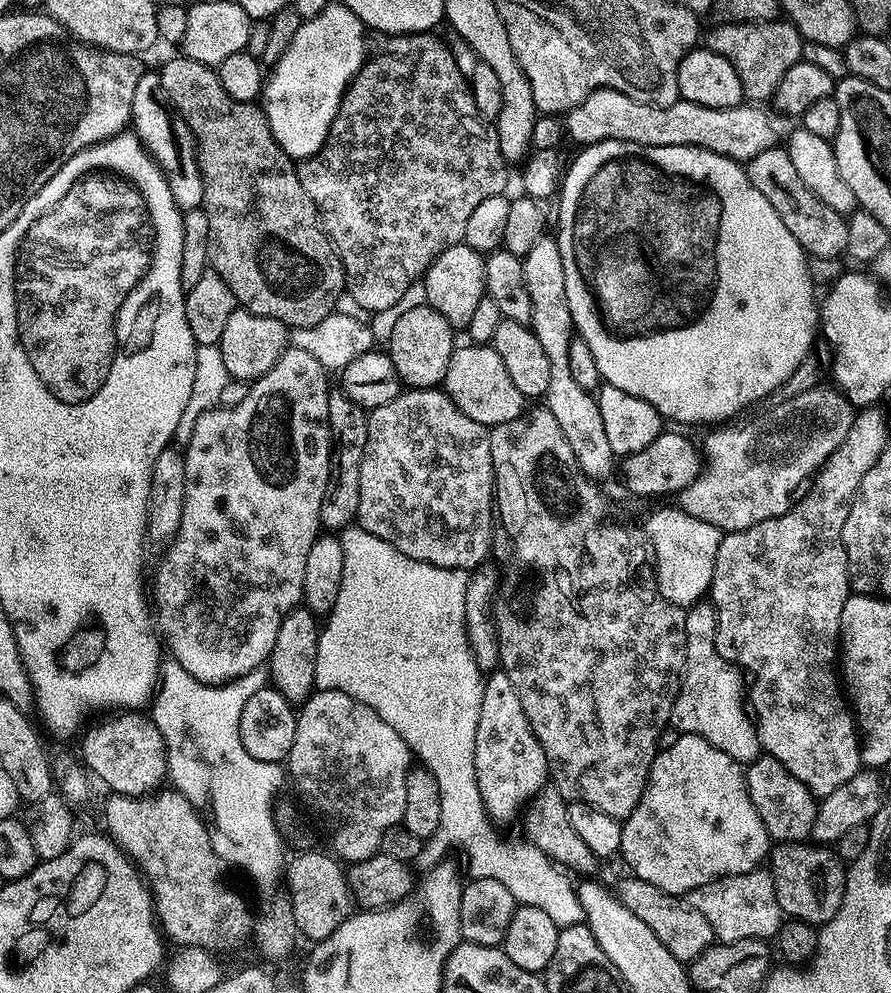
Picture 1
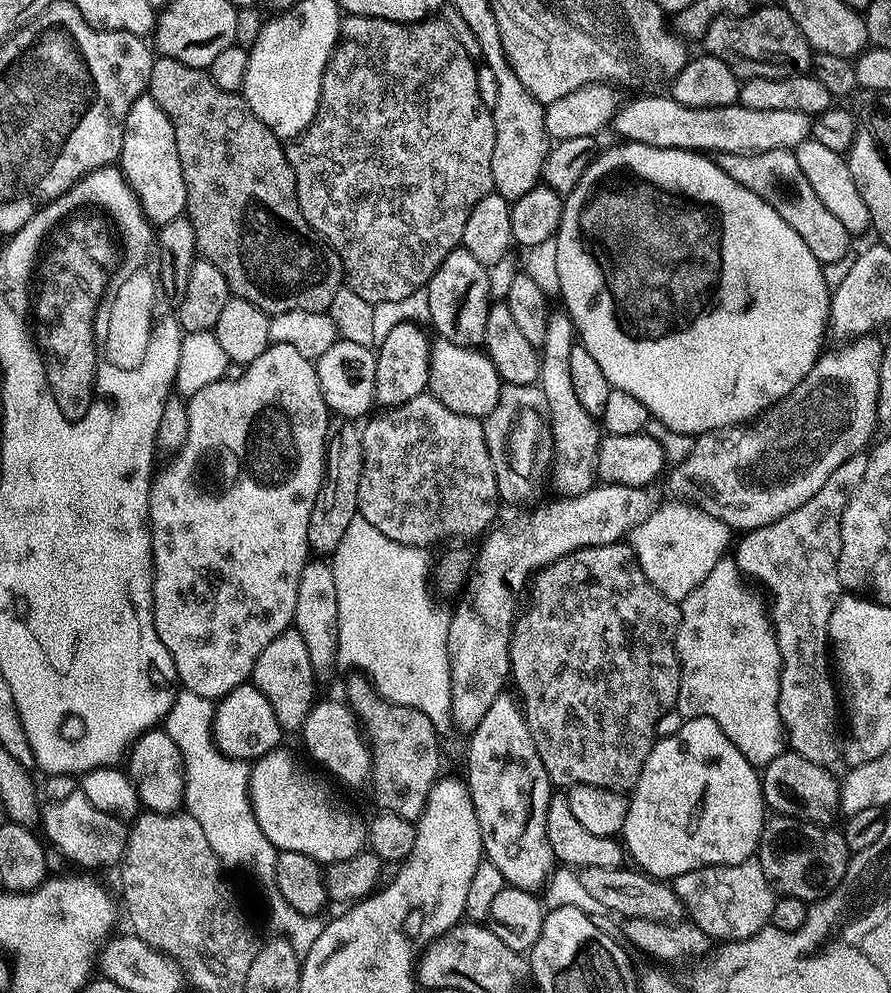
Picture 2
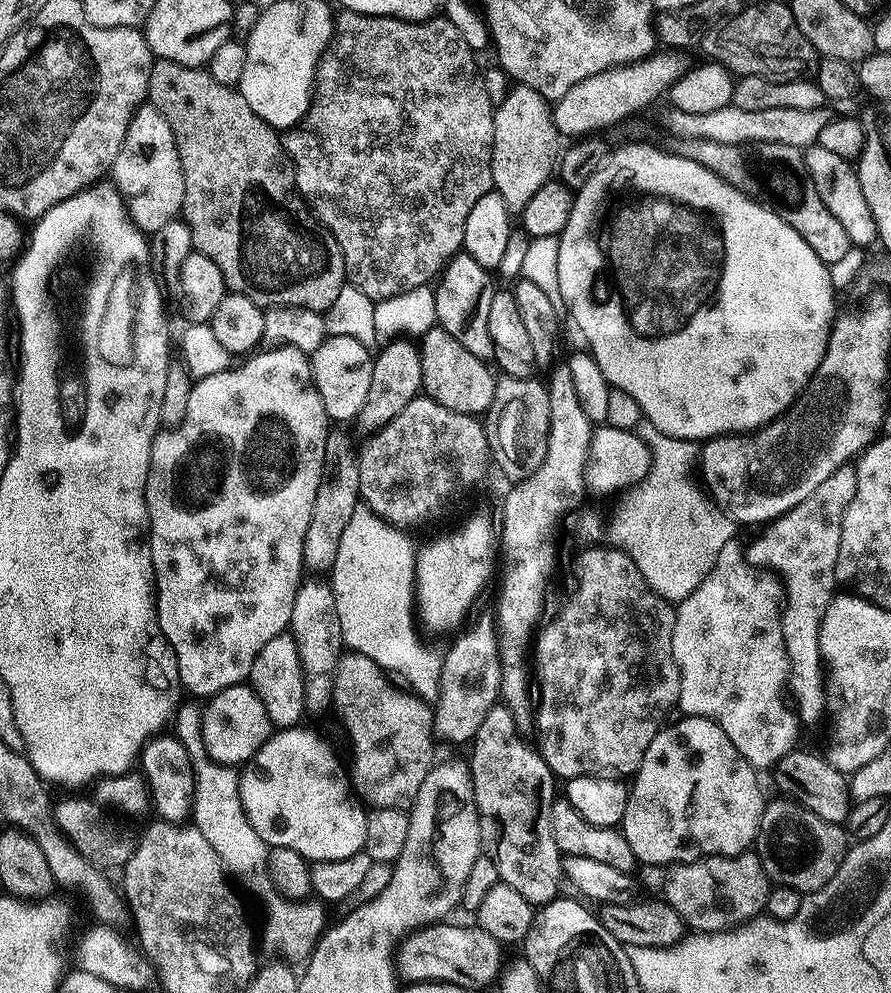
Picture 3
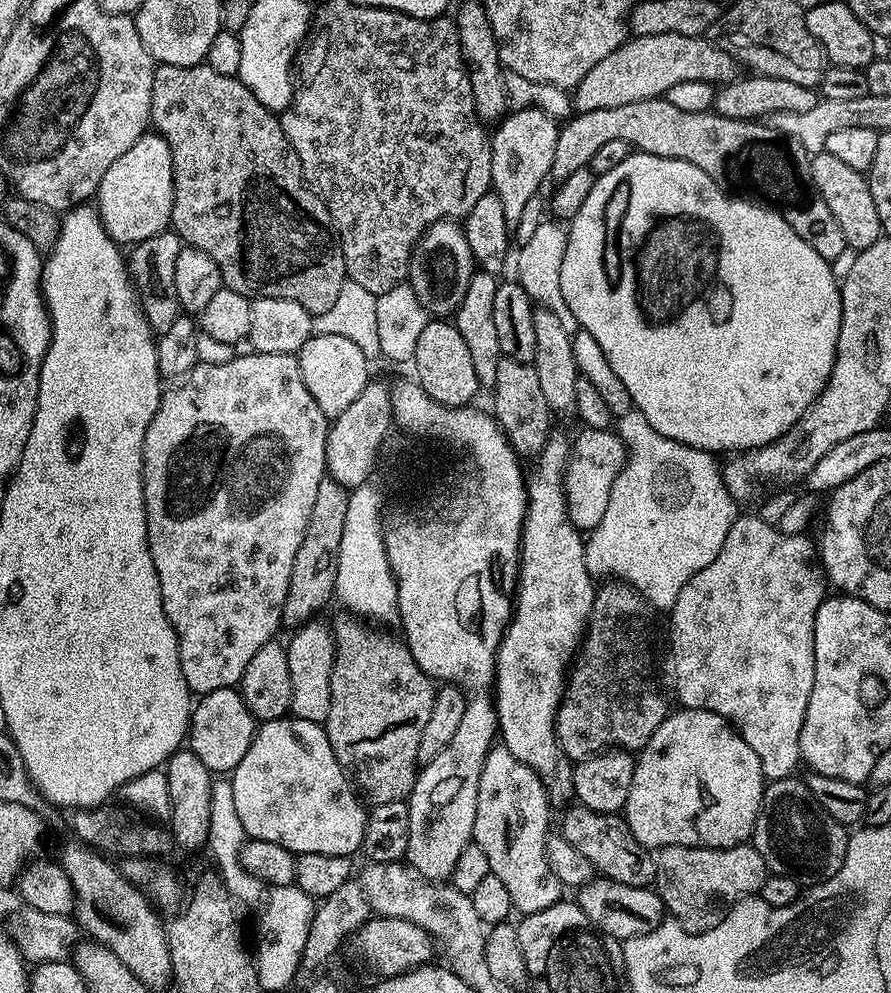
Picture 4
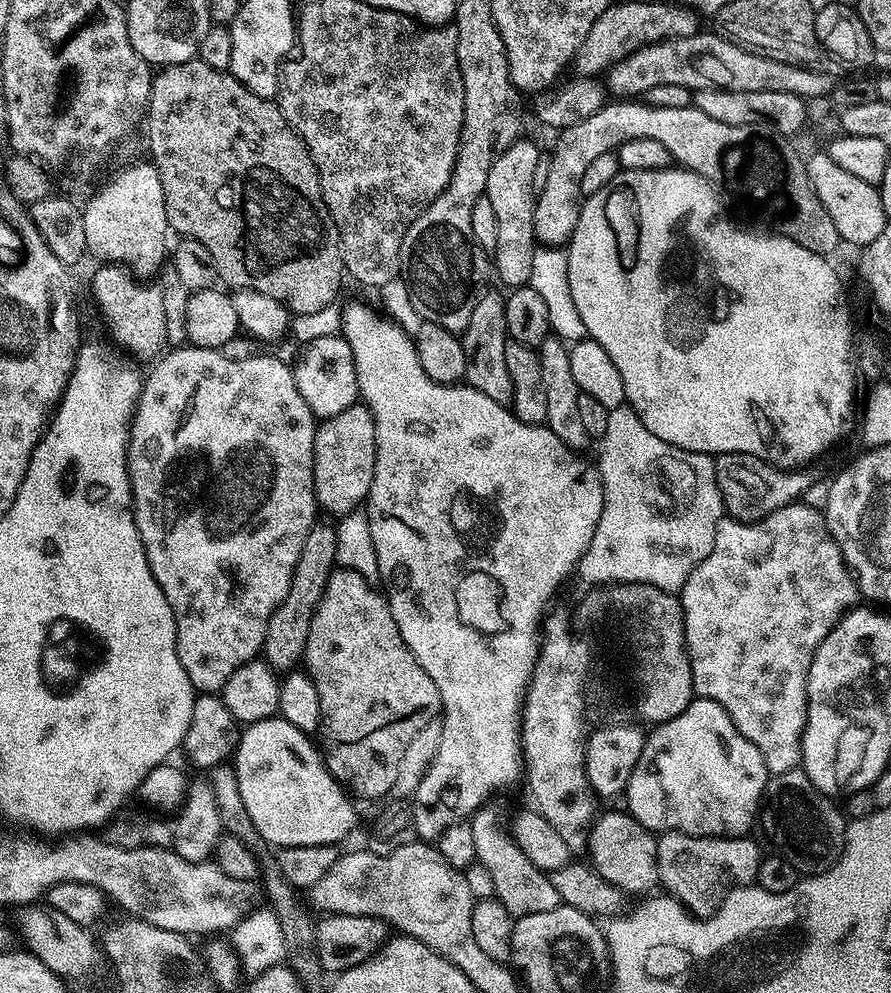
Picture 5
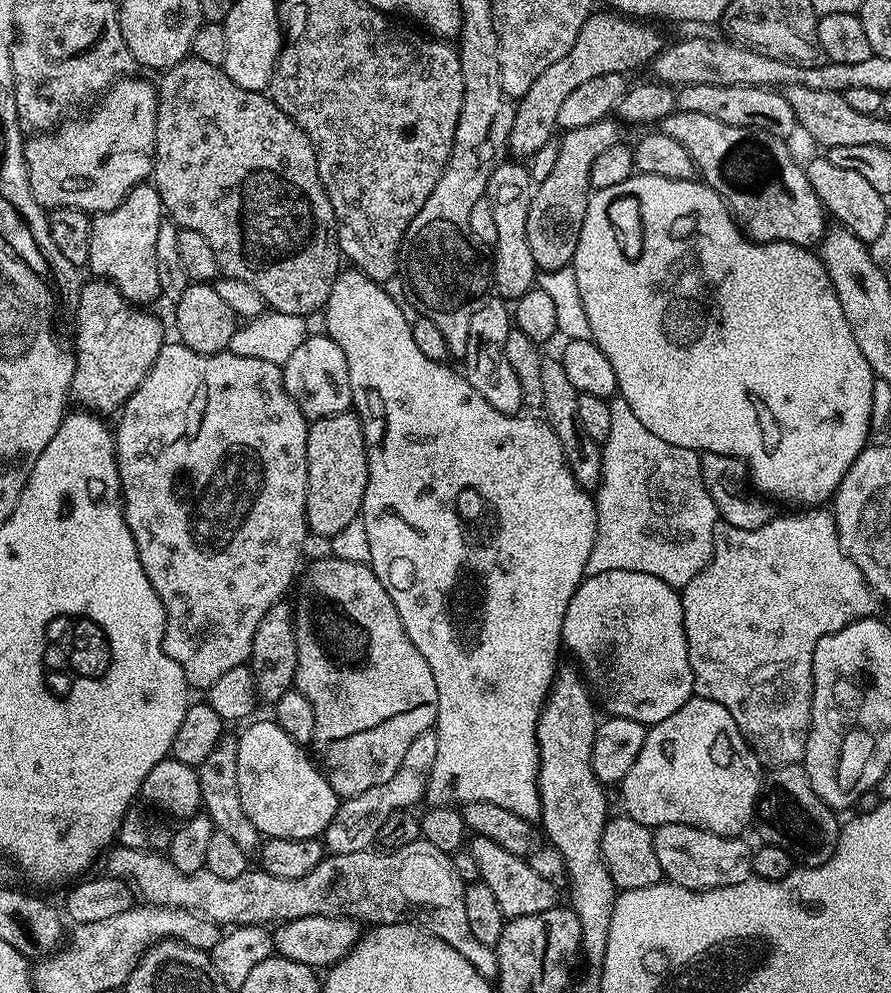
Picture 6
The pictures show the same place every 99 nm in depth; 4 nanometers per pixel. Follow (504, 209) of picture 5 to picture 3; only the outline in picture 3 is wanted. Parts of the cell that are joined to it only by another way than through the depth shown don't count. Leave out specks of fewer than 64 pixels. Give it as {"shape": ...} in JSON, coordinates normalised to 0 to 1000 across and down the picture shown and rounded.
{"shape":[[[587,87],[569,90],[565,101],[556,106],[554,147],[552,148],[552,188],[568,203],[571,215],[587,213],[602,192],[621,180],[626,165],[626,134],[620,121],[621,106],[604,91]]]}

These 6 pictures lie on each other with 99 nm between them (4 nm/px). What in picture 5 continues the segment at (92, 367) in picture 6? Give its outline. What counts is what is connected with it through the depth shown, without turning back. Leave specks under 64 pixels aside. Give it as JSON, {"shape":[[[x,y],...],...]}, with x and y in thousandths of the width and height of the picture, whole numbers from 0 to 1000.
{"shape":[[[117,264],[103,280],[103,294],[117,313],[117,318],[126,328],[126,334],[148,352],[147,358],[171,359],[175,361],[185,353],[186,311],[182,304],[184,291],[178,285],[160,286],[152,273],[145,272],[138,266]]]}

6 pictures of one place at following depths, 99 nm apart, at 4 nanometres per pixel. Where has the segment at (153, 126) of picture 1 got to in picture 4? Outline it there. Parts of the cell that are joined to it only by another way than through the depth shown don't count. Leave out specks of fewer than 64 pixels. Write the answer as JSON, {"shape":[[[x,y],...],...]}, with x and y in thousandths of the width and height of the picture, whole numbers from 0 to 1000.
{"shape":[[[163,135],[137,155],[137,159],[128,162],[128,167],[114,175],[114,183],[108,188],[105,208],[112,216],[112,223],[125,242],[136,248],[158,246],[164,240],[185,233],[193,220],[193,204],[195,203],[195,183],[193,182],[193,160],[191,149],[177,135]]]}

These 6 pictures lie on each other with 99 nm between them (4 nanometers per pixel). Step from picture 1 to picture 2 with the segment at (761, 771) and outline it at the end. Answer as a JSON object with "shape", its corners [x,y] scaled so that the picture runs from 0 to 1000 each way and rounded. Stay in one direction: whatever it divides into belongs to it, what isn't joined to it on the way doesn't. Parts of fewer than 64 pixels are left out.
{"shape":[[[878,756],[855,775],[859,811],[877,822],[888,822],[909,830],[933,831],[943,813],[943,791],[939,782],[934,780],[930,774],[909,767],[909,763],[900,763],[900,759]]]}

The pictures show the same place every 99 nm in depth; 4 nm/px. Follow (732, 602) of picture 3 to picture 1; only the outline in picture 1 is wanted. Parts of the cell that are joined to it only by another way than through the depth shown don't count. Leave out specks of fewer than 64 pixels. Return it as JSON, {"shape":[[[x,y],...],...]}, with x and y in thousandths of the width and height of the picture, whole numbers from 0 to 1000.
{"shape":[[[785,606],[771,613],[770,622],[770,663],[763,686],[763,698],[754,712],[753,732],[760,738],[770,741],[787,741],[792,743],[806,755],[819,759],[819,763],[829,765],[832,770],[838,771],[855,759],[852,739],[848,738],[847,724],[837,712],[837,685],[834,685],[832,674],[823,666],[814,665],[804,648],[804,626],[798,607]]]}

